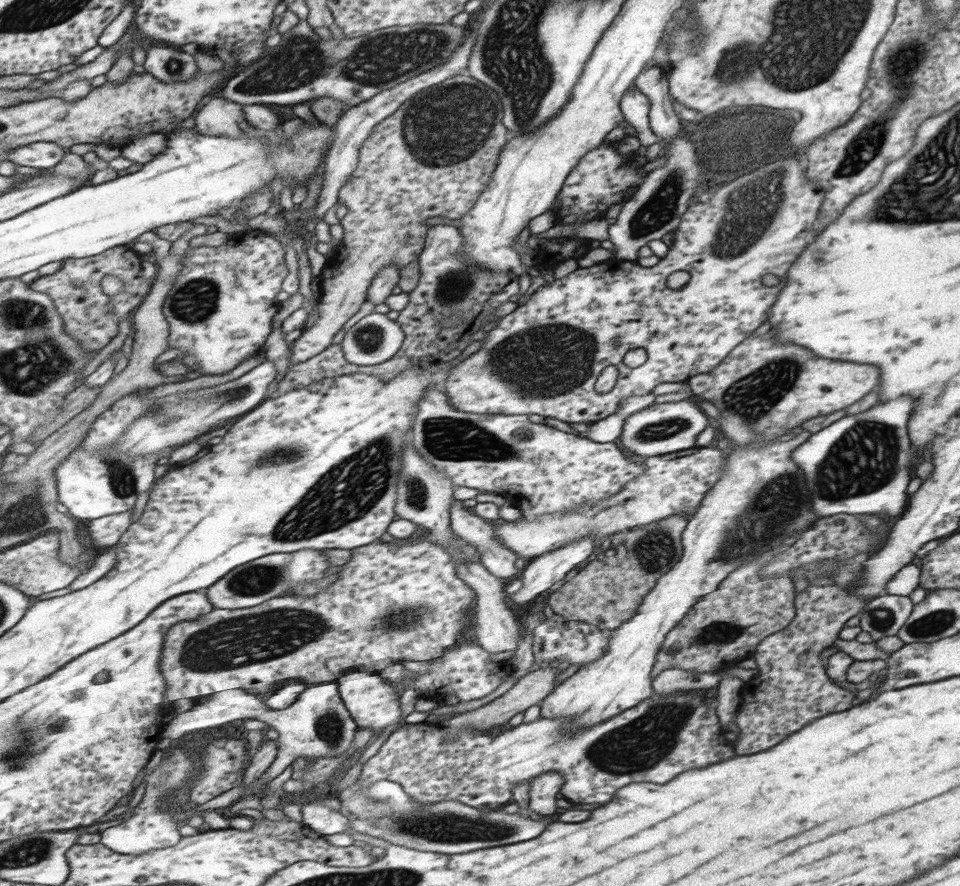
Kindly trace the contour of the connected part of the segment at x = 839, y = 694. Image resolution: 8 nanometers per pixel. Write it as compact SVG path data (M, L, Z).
M834 583L830 585L810 584L805 591L794 595L794 618L781 631L763 637L762 642L757 644L751 654L756 662L759 678L757 682L746 684L741 691L742 700L738 706L734 723L740 729L739 734L743 736L737 736L735 739L737 740L736 754L747 754L747 750L749 754L755 754L755 752L773 748L775 744L785 740L785 734L793 734L821 716L849 710L849 707L853 706L853 697L857 690L853 693L853 690L846 690L845 686L837 686L837 682L829 678L827 662L829 657L823 656L823 650L833 646L836 638L841 638L841 630L845 630L845 622L856 614L860 615L865 604L867 602L861 595L853 595L847 591L847 588L842 588Z

